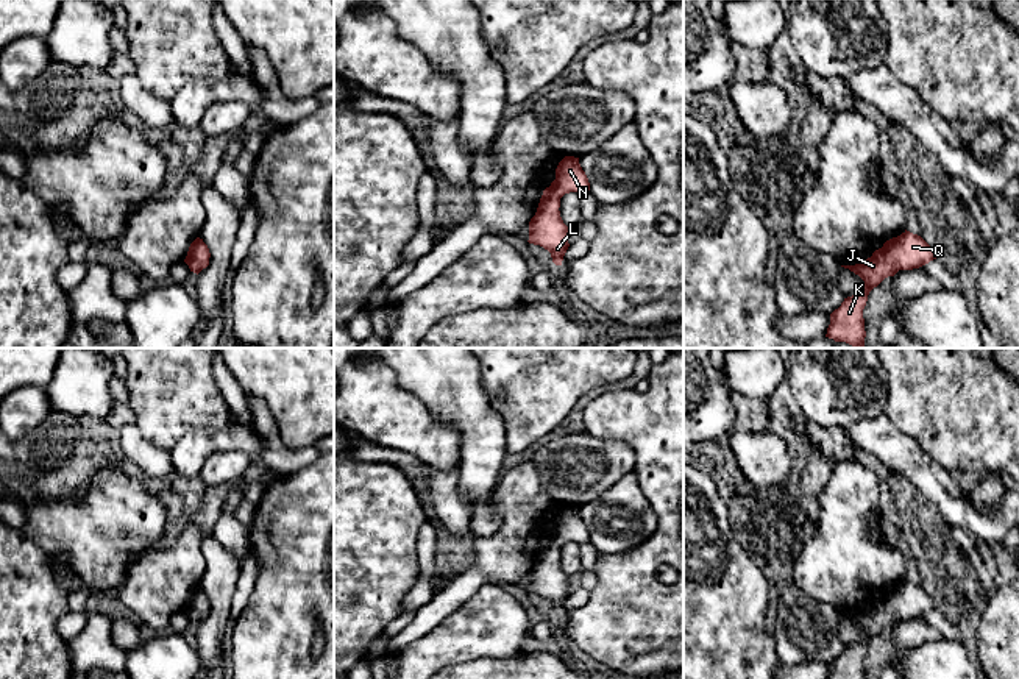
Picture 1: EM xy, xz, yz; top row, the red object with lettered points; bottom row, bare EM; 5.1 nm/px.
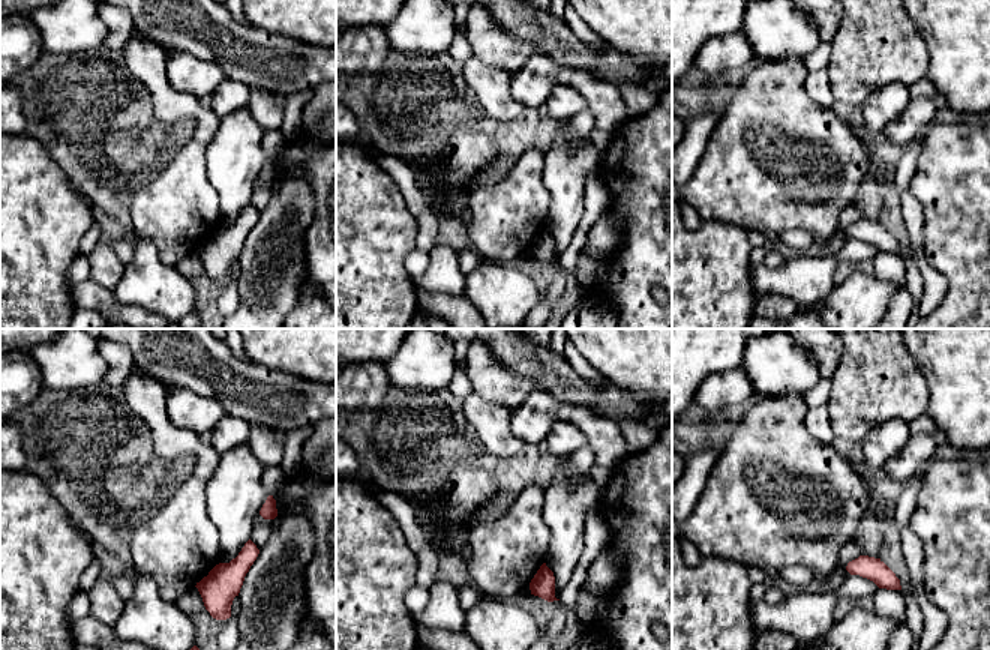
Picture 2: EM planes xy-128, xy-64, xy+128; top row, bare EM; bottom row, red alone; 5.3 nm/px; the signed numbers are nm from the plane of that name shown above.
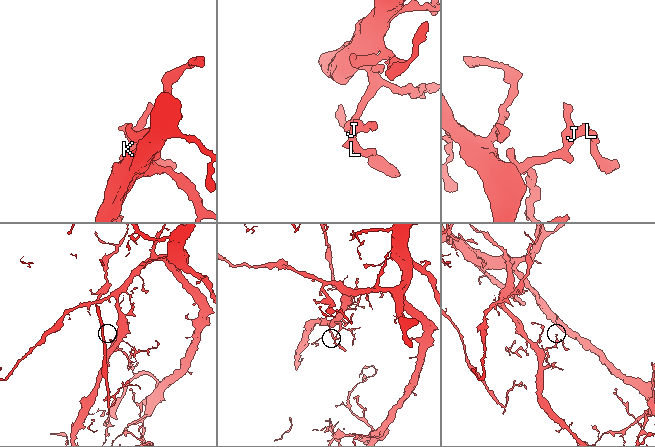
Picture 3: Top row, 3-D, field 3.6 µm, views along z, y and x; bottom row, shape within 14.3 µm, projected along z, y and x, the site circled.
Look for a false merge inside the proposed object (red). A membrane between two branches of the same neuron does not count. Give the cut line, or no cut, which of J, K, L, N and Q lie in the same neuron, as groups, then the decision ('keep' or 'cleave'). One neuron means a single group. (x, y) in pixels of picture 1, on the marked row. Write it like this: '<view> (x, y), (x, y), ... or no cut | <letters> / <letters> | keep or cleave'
no cut | J K L N Q | keep

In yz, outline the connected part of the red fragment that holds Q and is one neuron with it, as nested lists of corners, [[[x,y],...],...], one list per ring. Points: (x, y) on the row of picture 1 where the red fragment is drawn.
[[[905,229],[900,236],[886,240],[865,262],[841,265],[858,275],[865,281],[865,289],[857,295],[844,298],[841,306],[830,314],[825,337],[852,347],[865,347],[863,309],[869,292],[899,270],[919,268],[936,258],[935,251],[921,236]]]

